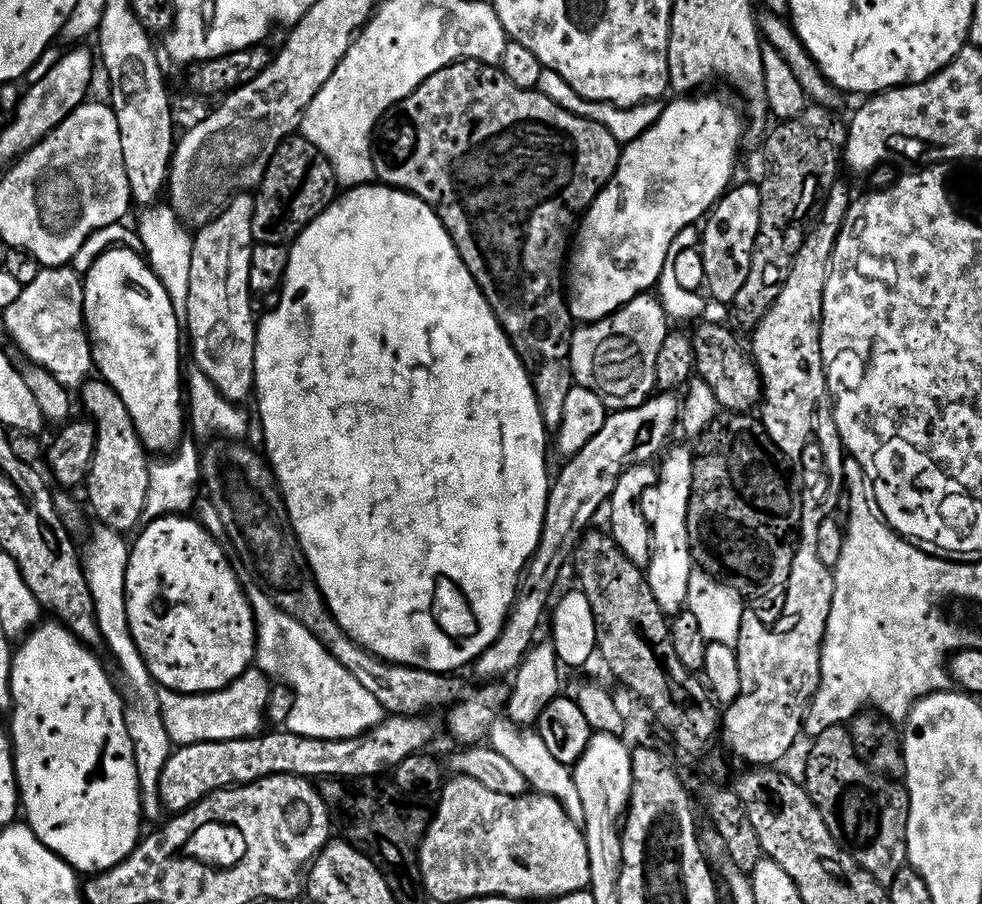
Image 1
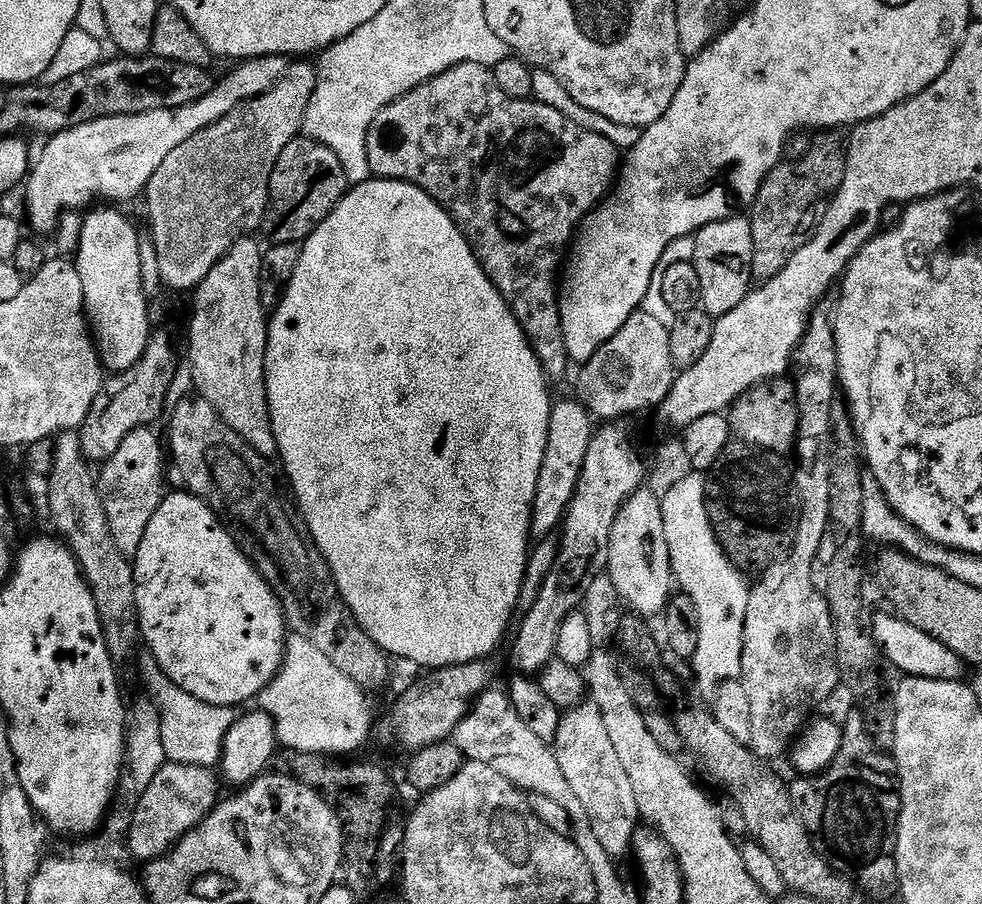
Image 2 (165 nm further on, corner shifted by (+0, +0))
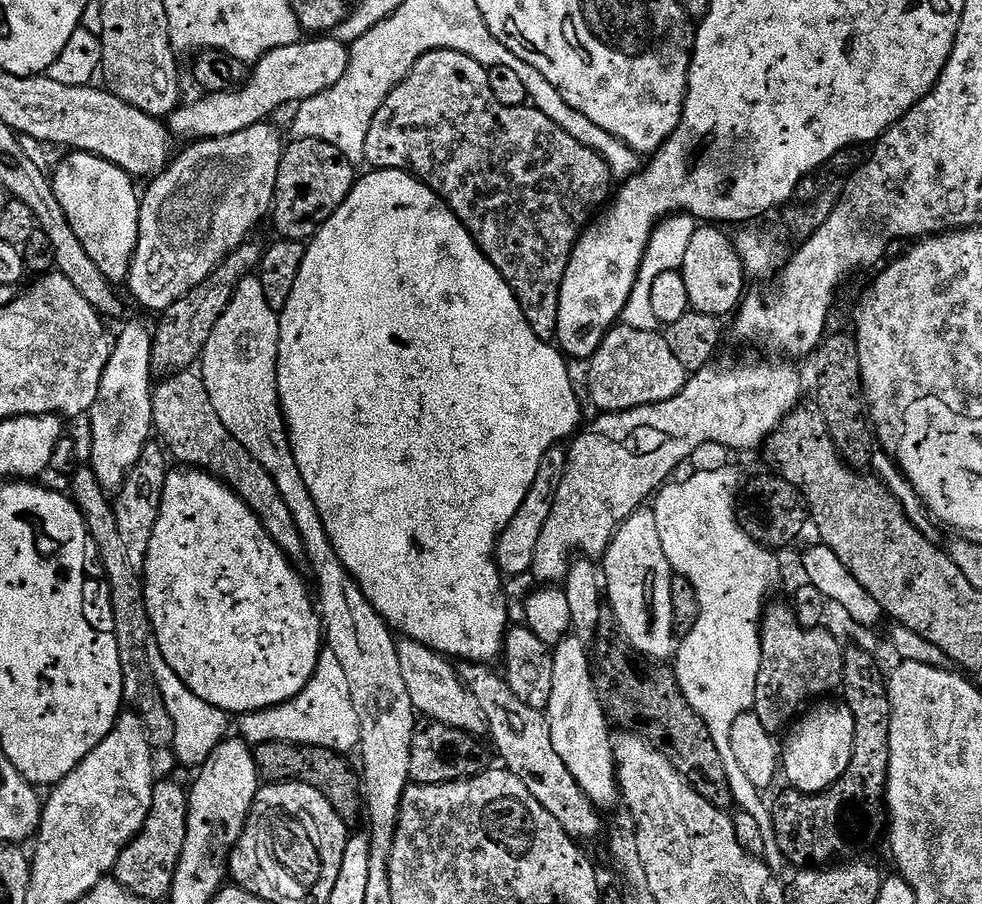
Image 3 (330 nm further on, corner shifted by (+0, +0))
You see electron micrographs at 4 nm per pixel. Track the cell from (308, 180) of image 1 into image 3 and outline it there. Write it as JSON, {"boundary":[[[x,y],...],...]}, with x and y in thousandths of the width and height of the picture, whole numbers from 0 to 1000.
{"boundary":[[[298,154],[289,165],[289,174],[283,184],[281,218],[277,221],[275,243],[281,247],[281,261],[291,265],[313,268],[322,260],[323,254],[348,228],[348,223],[358,213],[365,198],[365,186],[336,157],[327,155]]]}

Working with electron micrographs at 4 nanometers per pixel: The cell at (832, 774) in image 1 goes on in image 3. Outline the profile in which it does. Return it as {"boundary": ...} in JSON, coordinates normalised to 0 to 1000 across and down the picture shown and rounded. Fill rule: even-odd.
{"boundary":[[[859,717],[859,754],[857,767],[864,784],[870,794],[870,830],[862,856],[849,869],[839,876],[820,878],[801,874],[785,890],[790,938],[804,955],[808,961],[819,962],[832,951],[832,957],[839,958],[844,954],[859,954],[872,949],[883,934],[892,929],[896,920],[896,910],[902,907],[902,877],[904,874],[904,848],[906,847],[906,790],[908,782],[904,775],[904,759],[901,749],[896,749],[896,739],[892,730],[880,717]],[[884,761],[884,779],[879,779],[874,771]]]}

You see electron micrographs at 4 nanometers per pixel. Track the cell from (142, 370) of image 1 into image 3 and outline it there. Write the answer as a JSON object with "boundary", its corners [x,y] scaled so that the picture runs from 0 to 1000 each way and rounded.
{"boundary":[[[76,166],[70,167],[68,169],[69,173],[60,178],[56,183],[56,189],[53,190],[51,198],[53,200],[53,209],[55,210],[55,215],[59,219],[59,223],[63,228],[63,232],[67,237],[67,241],[71,246],[71,250],[75,250],[75,259],[79,259],[79,268],[84,268],[84,272],[88,274],[88,281],[92,283],[96,288],[96,294],[100,294],[100,299],[104,301],[108,305],[110,310],[115,312],[126,312],[130,309],[130,295],[134,292],[134,282],[136,281],[136,277],[141,272],[141,246],[143,244],[143,223],[144,218],[141,216],[141,208],[138,212],[138,208],[136,205],[135,196],[131,195],[130,191],[126,190],[120,184],[116,184],[112,178],[106,177],[103,173],[93,173],[91,168],[78,168]]]}

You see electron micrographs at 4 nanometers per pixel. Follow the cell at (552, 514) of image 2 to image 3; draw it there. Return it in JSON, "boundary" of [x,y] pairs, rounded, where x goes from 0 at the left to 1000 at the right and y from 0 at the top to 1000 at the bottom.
{"boundary":[[[567,493],[556,498],[552,515],[548,515],[548,524],[544,524],[544,538],[540,538],[540,546],[536,546],[536,555],[527,560],[527,569],[519,573],[517,585],[509,591],[509,598],[505,602],[505,627],[514,638],[537,638],[542,632],[548,594],[556,583],[556,573],[560,573],[560,564],[564,564],[564,546],[568,546],[568,538],[572,538],[572,524],[576,524],[578,519],[578,500],[572,497],[573,494]]]}

